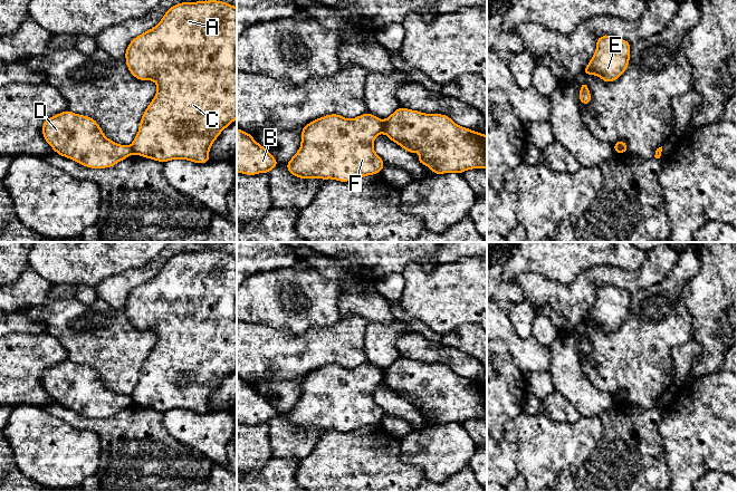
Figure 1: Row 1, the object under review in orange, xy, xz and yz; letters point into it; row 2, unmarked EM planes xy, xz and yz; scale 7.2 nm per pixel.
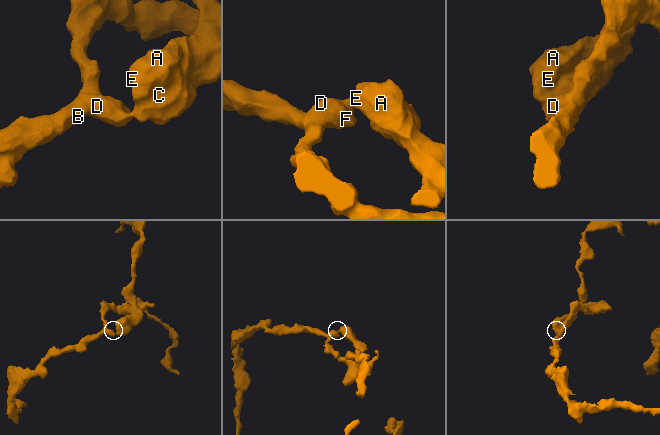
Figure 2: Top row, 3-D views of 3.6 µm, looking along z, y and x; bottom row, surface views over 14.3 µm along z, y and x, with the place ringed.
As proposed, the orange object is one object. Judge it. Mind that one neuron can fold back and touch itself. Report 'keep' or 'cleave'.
cleave

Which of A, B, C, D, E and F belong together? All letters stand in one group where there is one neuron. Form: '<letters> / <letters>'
A C E / B D F

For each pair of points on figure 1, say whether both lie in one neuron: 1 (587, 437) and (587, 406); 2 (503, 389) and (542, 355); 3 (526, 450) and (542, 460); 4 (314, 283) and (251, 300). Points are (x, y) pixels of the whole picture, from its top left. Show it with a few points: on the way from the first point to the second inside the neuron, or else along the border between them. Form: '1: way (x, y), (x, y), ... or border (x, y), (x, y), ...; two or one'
1: border (582, 415), (597, 416); two
2: border (509, 349), (513, 363), (523, 373); two
3: way (529, 450), (538, 456); one
4: way (298, 281), (289, 280), (281, 282), (267, 297); one

